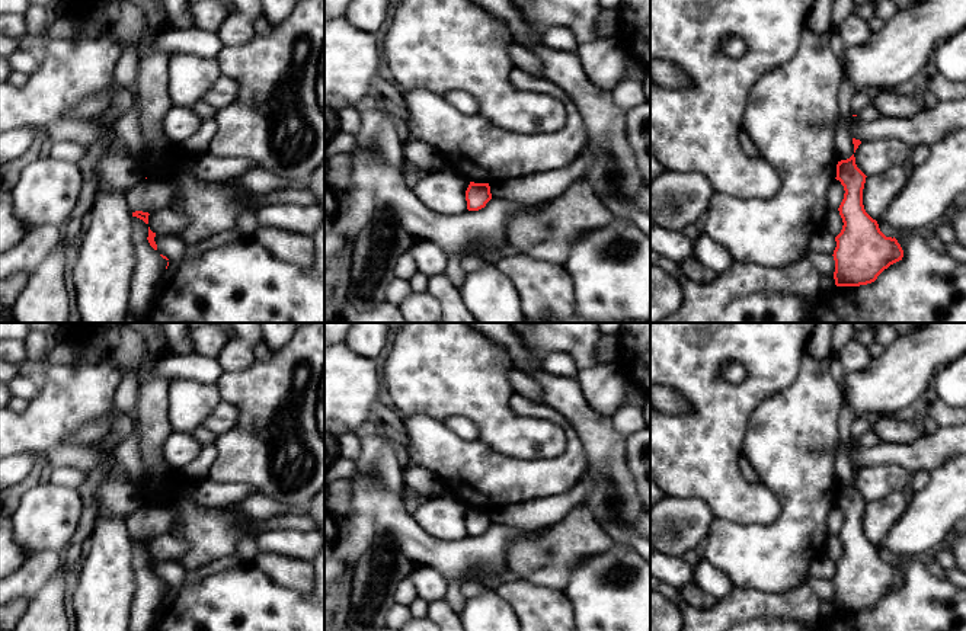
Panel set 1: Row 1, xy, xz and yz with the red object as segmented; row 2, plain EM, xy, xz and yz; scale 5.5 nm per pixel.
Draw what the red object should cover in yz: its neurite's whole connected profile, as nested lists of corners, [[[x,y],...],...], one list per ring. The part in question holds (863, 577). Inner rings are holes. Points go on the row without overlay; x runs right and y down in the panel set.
[[[854,480],[837,490],[837,506],[844,512],[844,525],[838,534],[842,555],[835,563],[834,576],[837,612],[871,609],[890,590],[902,586],[903,576],[898,566],[886,563],[876,545],[863,531],[866,500],[857,493]]]

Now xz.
[[[470,507],[466,516],[466,526],[468,536],[479,536],[484,534],[490,525],[492,525],[492,519],[489,509]]]

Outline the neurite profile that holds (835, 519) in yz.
[[[834,505],[828,515],[828,532],[829,535],[838,535],[844,525],[844,512],[839,506]]]

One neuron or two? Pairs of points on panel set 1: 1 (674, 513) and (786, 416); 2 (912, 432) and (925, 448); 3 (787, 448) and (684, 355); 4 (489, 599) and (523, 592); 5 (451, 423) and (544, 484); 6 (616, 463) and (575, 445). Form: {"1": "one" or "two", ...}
{"1": "two", "2": "two", "3": "two", "4": "two", "5": "two", "6": "two"}

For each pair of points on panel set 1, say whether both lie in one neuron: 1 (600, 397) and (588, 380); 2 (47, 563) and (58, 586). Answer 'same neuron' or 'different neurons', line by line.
1: same neuron
2: different neurons

